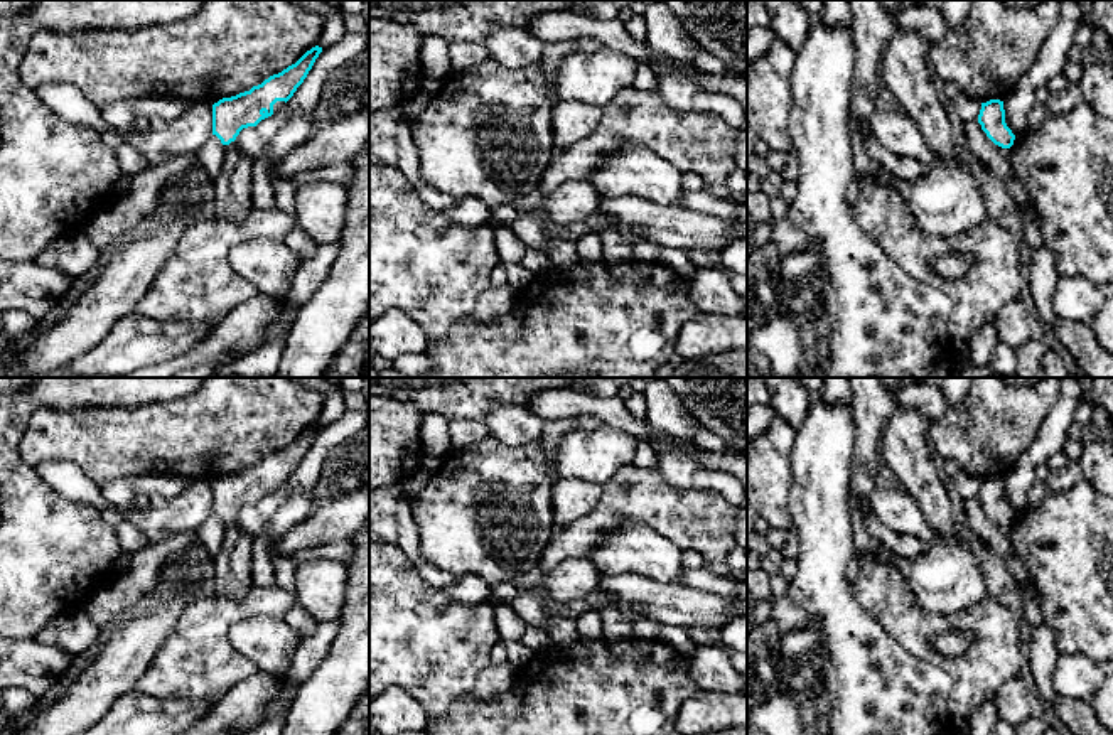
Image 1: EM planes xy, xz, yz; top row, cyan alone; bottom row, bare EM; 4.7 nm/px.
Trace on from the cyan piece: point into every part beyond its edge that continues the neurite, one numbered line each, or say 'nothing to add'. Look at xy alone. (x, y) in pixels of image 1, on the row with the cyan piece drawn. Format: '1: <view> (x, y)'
1: xy (231, 203)

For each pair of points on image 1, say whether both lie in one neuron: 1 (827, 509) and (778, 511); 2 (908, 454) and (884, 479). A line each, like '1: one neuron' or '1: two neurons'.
1: two neurons
2: two neurons

